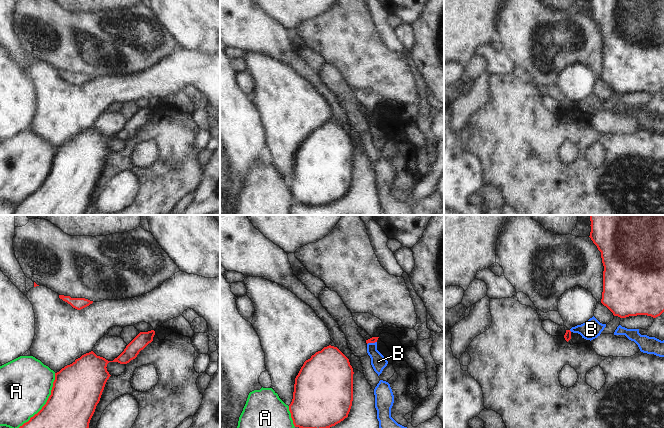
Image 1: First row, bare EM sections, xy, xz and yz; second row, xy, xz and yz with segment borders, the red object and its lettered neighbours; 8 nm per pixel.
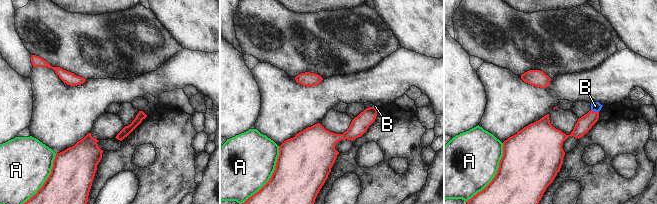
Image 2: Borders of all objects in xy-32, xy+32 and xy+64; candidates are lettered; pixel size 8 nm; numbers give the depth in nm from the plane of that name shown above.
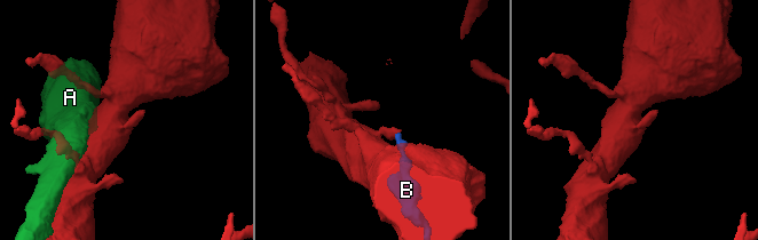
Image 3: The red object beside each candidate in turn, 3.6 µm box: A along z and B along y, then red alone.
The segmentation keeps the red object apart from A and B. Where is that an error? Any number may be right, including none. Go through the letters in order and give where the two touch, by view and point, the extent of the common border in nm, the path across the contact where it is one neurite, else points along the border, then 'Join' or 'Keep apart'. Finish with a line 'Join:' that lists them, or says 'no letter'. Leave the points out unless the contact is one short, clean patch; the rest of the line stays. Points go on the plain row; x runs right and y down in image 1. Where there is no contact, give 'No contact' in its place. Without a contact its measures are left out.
A: Touches red at xy (45, 180). Shared border 550 nm. Keep apart
B: Touches red at xz (371, 118). Shared border 80 nm. Boundary: xz (376, 117), (367, 120). Keep apart
Join: no letter

